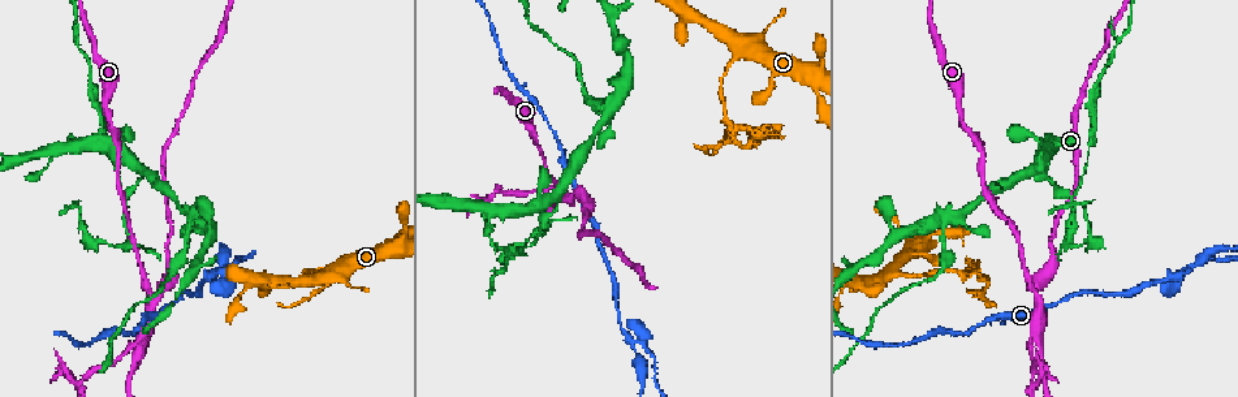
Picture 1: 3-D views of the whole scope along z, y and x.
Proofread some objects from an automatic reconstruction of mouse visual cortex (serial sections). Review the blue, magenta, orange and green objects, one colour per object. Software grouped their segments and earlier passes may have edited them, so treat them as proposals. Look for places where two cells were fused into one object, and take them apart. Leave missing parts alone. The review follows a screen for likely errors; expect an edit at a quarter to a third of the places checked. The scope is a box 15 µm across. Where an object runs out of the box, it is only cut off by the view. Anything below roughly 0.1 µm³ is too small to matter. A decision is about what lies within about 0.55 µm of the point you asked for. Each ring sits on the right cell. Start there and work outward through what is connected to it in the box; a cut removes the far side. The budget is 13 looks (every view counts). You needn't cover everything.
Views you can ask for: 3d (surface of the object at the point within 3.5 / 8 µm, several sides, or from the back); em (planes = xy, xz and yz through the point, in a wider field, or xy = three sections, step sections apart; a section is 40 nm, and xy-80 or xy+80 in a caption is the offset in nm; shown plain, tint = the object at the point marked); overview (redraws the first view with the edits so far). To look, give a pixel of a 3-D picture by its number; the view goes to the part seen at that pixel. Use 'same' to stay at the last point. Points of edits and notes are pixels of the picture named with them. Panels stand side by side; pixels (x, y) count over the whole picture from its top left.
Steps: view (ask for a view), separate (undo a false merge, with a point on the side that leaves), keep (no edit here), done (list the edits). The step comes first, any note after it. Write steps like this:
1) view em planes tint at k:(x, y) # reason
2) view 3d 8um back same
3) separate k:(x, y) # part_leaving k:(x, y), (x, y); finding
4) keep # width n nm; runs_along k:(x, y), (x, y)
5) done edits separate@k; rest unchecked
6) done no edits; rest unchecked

view 3d 8um back at 1:(612, 104) # thick turns thin

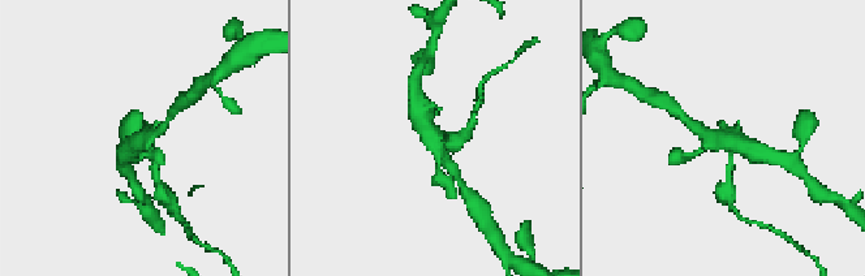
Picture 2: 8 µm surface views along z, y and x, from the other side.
view 3d 3.5um at 2:(436, 143)

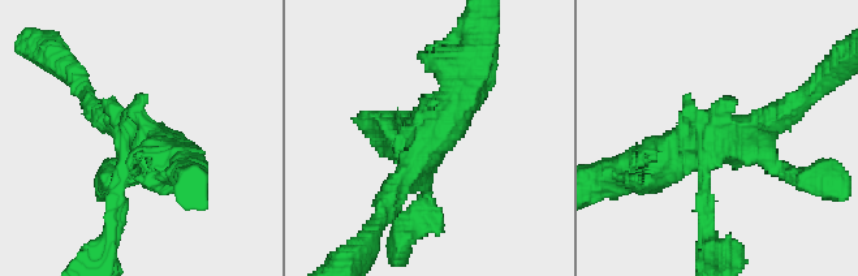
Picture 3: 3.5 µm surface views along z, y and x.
separate 3:(116, 218) # part_leaving 3:(120, 172), (112, 236), (100, 261); two cells meet here

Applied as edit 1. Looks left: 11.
view overview # redraw

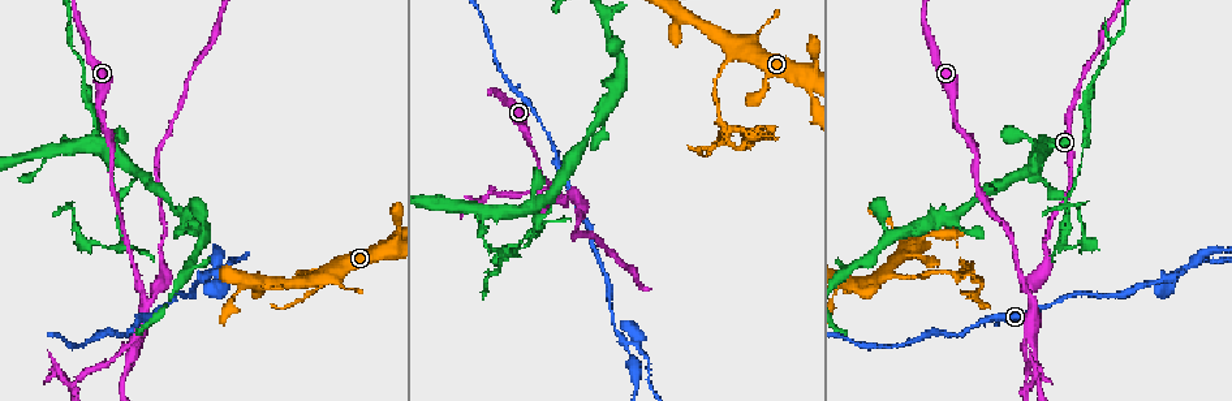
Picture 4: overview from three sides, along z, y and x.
view 3d 3.5um back at 4:(1029, 333) # two arms at a narrow angle

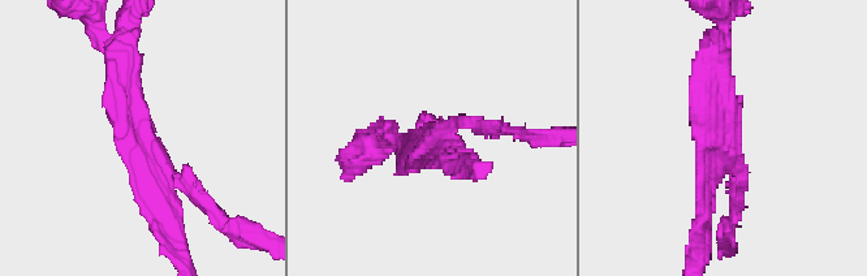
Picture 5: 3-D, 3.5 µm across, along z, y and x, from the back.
view em xy step 5 tint at 5:(149, 147) # arms 3; arm_widths 200, 200, 350 nm; need the tissue

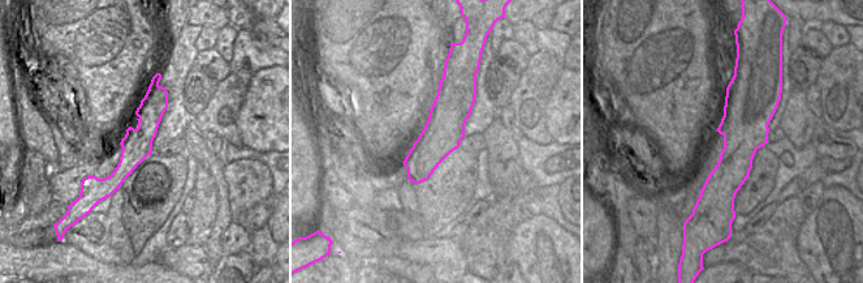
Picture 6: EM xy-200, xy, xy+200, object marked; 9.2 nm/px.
view em xy step 2 tint same # another direction

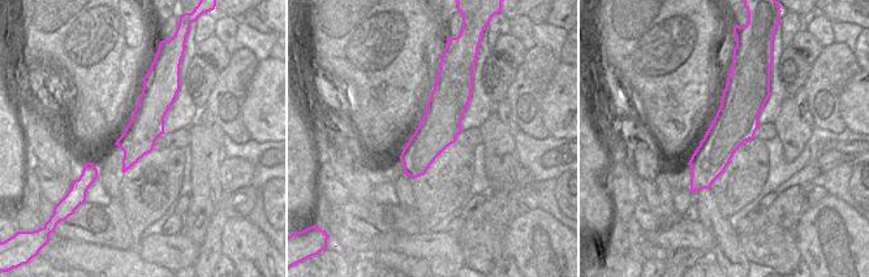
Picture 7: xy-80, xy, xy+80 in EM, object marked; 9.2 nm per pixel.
separate 5:(202, 199) # two cells meet here

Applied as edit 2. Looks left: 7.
view 3d 3.5um at 4:(535, 229) # thin neck

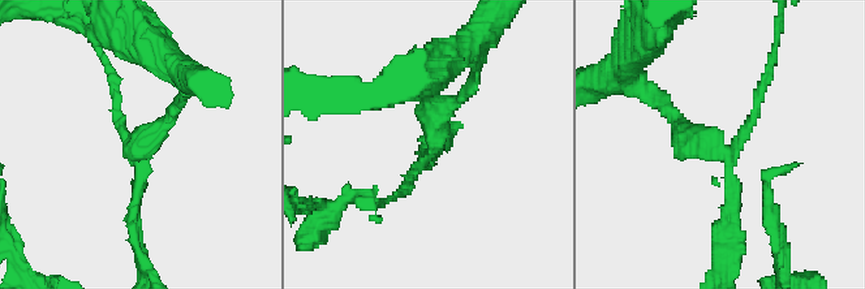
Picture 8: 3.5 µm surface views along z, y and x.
separate 8:(116, 111) # arm_widths 150, 150, 200 nm; part_leaving 8:(141, 162), (133, 241), (146, 270); a second cell is stuck on

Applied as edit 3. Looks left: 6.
view overview # see it whole again

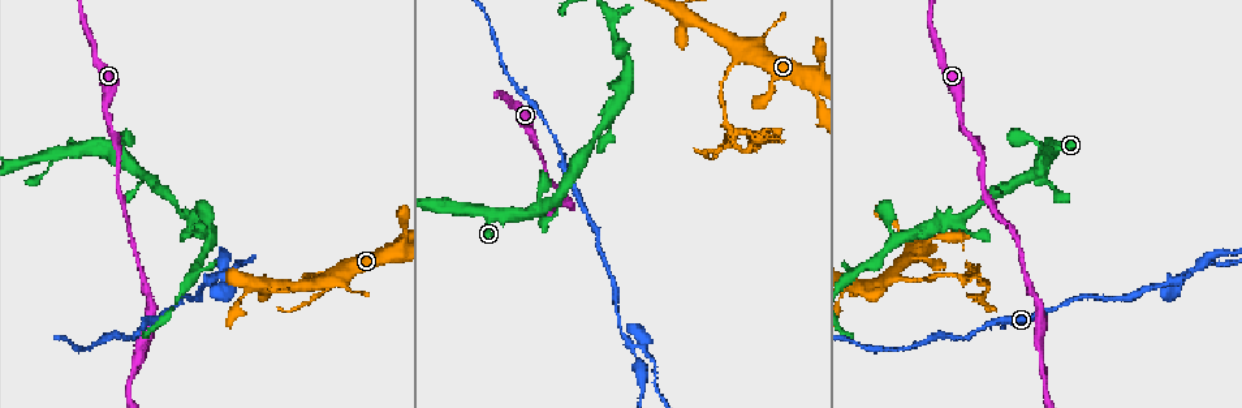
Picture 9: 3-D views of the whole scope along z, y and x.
view 3d 3.5um at 9:(630, 345) # arms run side by side

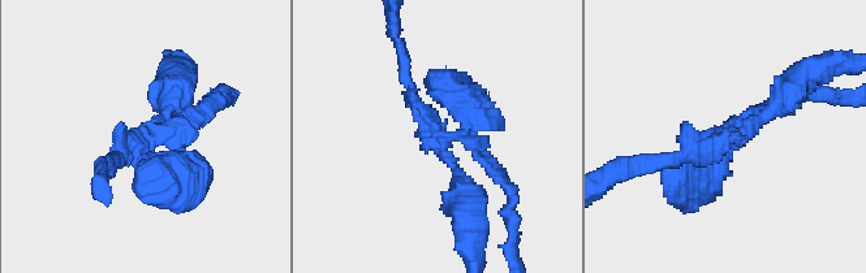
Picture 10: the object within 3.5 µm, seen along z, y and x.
view em xy step 3 tint at 10:(726, 137)

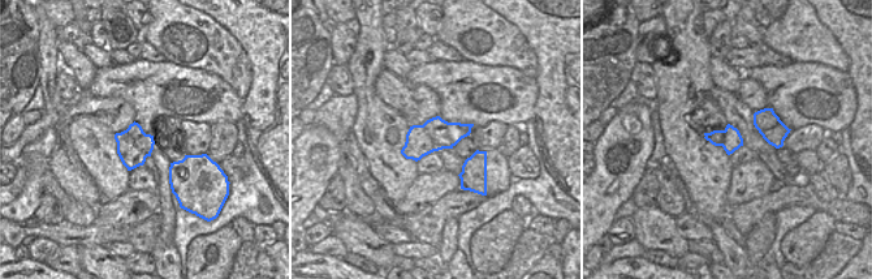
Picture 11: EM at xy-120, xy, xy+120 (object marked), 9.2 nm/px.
separate 10:(194, 161) # width 300 nm; part_leaving 10:(160, 135), (177, 170), (137, 182); two cells meet here

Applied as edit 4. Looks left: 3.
view overview

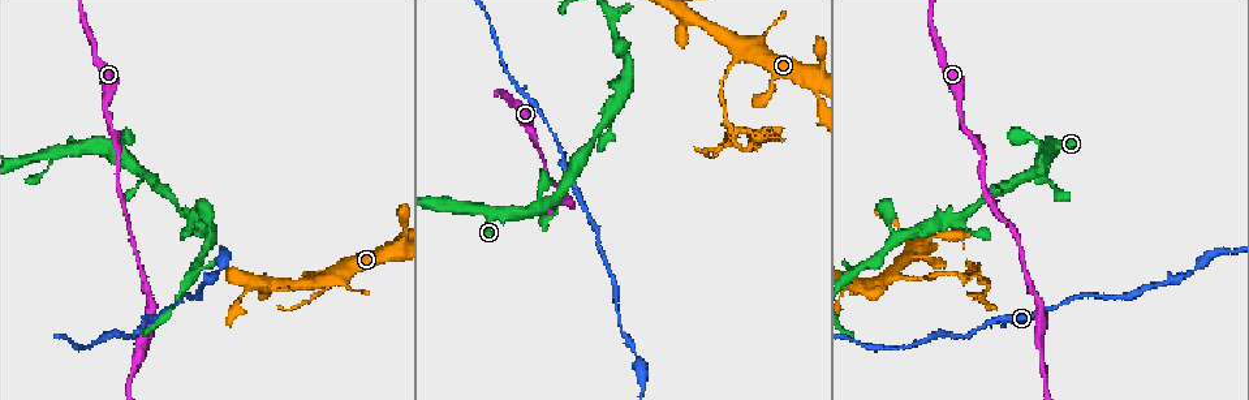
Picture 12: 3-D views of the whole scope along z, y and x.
view 3d 3.5um at 12:(893, 276) # arms part here

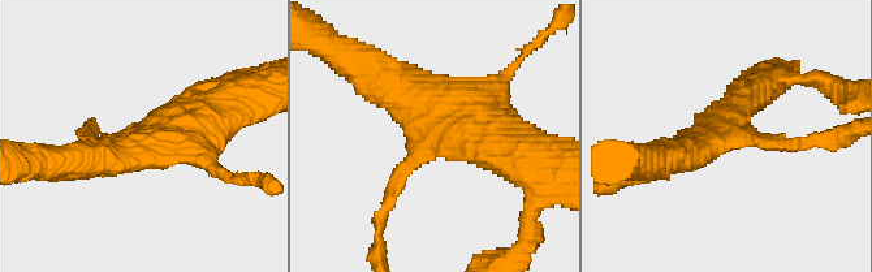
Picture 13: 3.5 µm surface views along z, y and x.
separate 13:(794, 146) # arms 3; part_leaving 13:(749, 137), (828, 141), (851, 129); two cells meet here

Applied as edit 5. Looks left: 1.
done edits separate@3, separate@5, separate@8, separate@10, separate@13; rest unchecked

